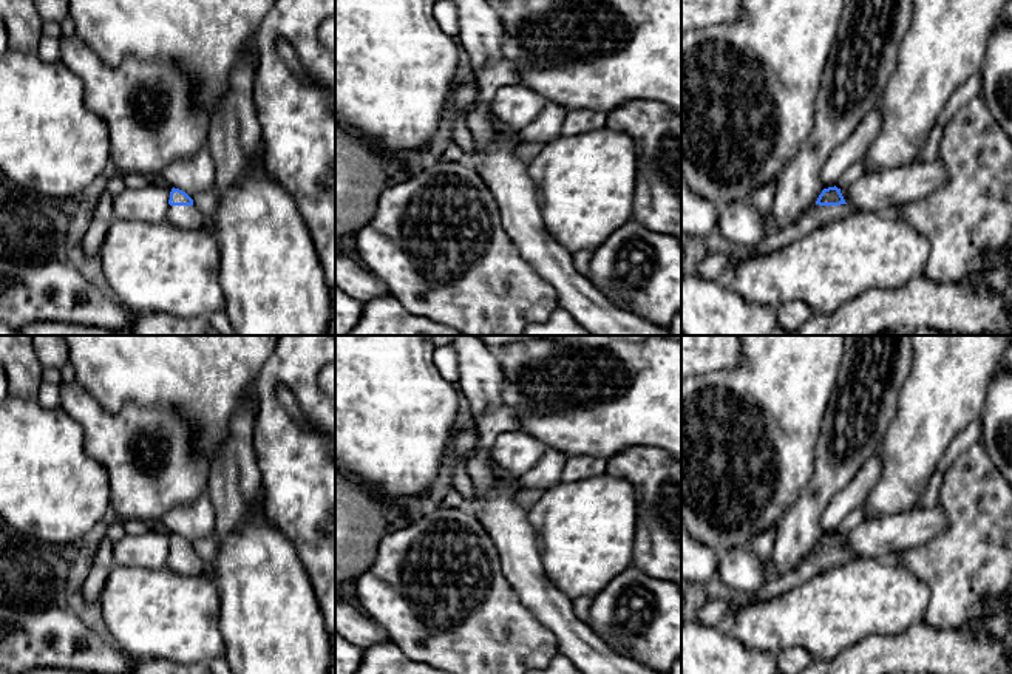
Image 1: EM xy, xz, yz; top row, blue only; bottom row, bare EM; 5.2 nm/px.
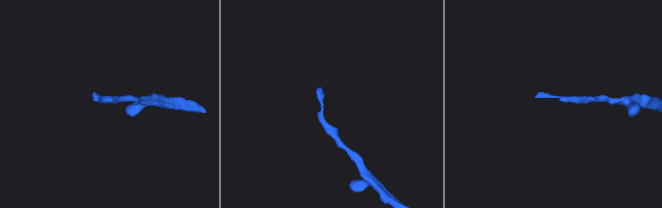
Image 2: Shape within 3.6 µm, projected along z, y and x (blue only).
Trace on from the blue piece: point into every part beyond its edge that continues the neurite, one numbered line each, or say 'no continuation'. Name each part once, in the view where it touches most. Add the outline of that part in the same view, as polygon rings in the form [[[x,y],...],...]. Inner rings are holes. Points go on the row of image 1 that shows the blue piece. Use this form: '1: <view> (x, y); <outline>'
1: yz (818, 215); [[[816,204],[808,212],[805,212],[794,224],[788,226],[786,229],[776,230],[774,233],[766,237],[762,244],[749,249],[748,252],[757,255],[776,252],[830,221],[847,218],[854,213],[857,213],[857,210],[848,204]]]

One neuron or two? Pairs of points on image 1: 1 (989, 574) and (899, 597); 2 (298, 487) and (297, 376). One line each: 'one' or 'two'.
1: two
2: one

